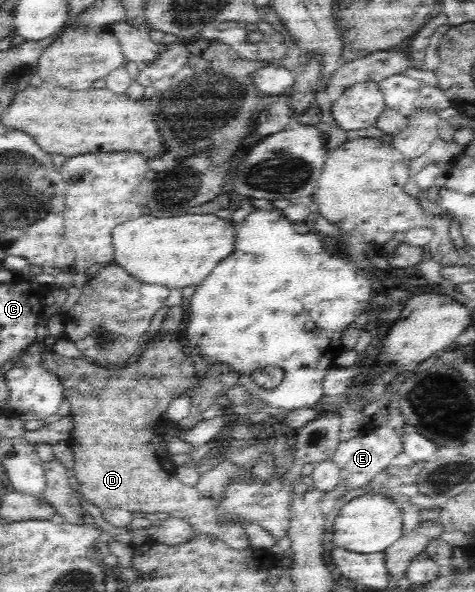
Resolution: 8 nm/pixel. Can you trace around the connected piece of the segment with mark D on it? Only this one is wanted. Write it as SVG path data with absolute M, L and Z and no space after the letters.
M181 331L167 337L159 337L158 333L147 345L141 357L116 370L99 366L85 357L72 359L61 357L57 353L43 356L41 366L59 378L63 399L71 408L69 416L73 419L73 431L67 442L74 457L73 471L79 481L79 494L83 504L91 503L101 509L120 507L134 515L167 513L168 517L185 520L197 530L197 533L209 533L223 539L233 549L247 549L251 546L243 525L221 525L217 502L202 496L195 486L188 486L176 476L177 467L163 445L163 431L167 427L163 425L163 421L167 420L166 410L171 399L179 393L191 391L191 387L197 381L193 361L184 348Z

